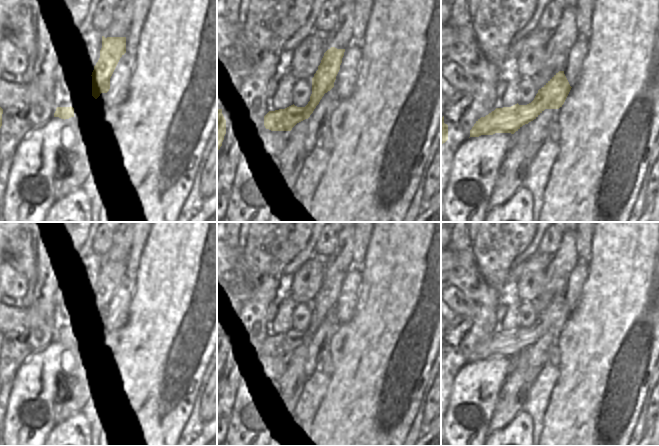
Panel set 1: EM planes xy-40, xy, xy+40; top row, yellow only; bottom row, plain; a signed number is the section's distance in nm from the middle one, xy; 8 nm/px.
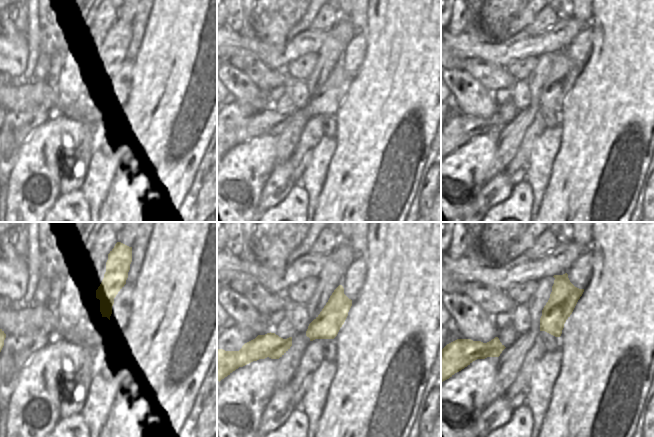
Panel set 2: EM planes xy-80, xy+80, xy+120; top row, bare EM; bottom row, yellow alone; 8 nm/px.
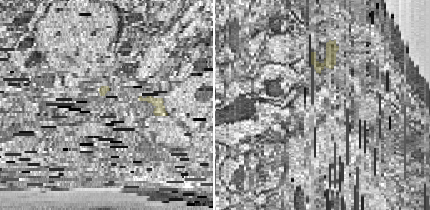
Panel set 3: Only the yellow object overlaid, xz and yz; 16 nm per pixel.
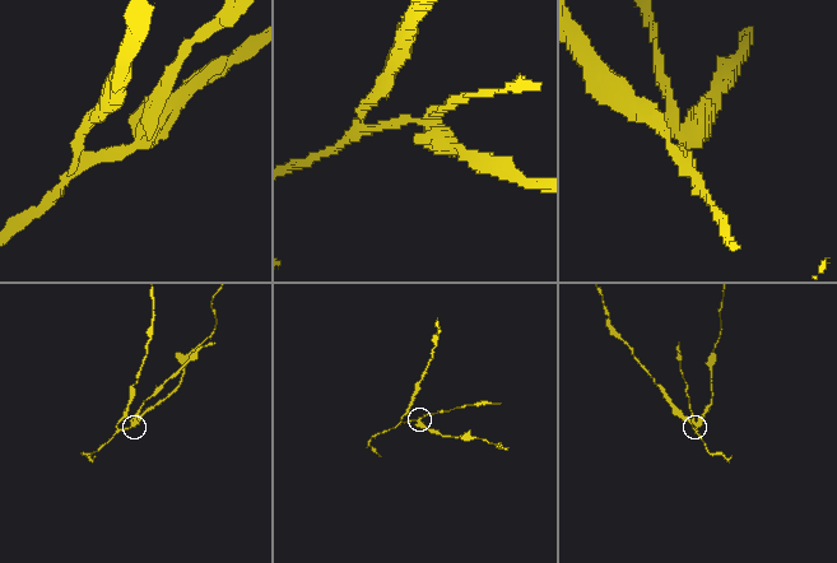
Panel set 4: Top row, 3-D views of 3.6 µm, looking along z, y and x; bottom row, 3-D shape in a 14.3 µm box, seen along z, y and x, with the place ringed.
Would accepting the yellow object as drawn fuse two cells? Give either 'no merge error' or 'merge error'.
merge error

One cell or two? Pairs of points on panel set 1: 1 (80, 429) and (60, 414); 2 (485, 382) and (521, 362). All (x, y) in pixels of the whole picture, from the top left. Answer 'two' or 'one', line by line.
1: two
2: two

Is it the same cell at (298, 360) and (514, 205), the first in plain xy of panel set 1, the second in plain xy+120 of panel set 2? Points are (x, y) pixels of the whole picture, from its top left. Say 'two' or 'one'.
two

